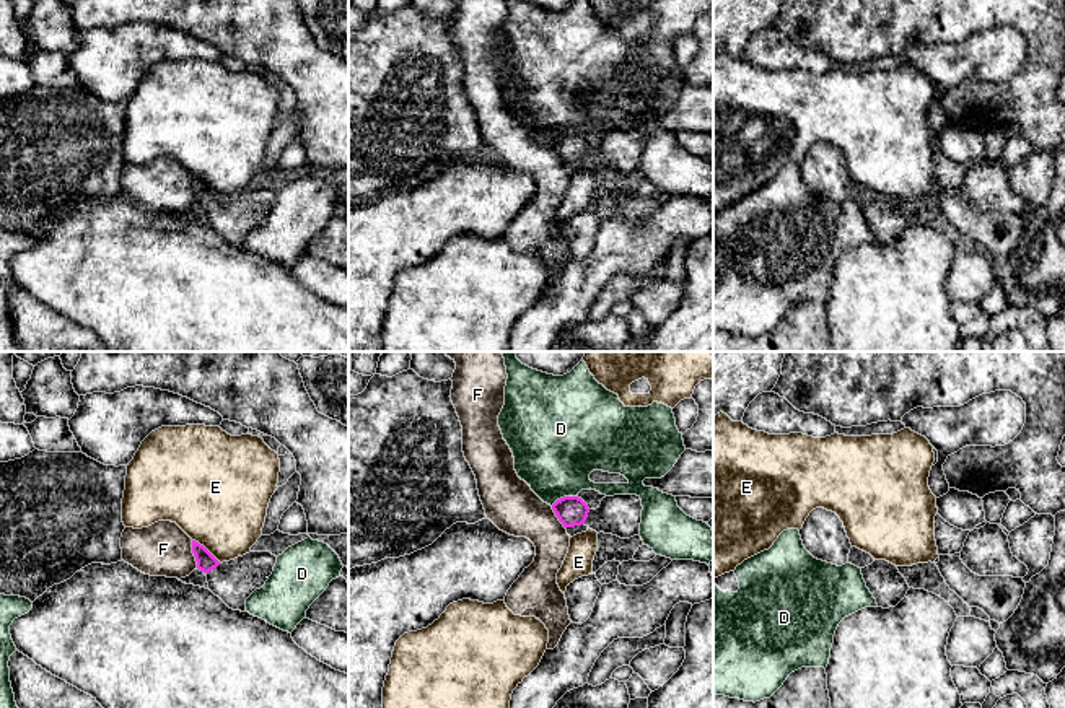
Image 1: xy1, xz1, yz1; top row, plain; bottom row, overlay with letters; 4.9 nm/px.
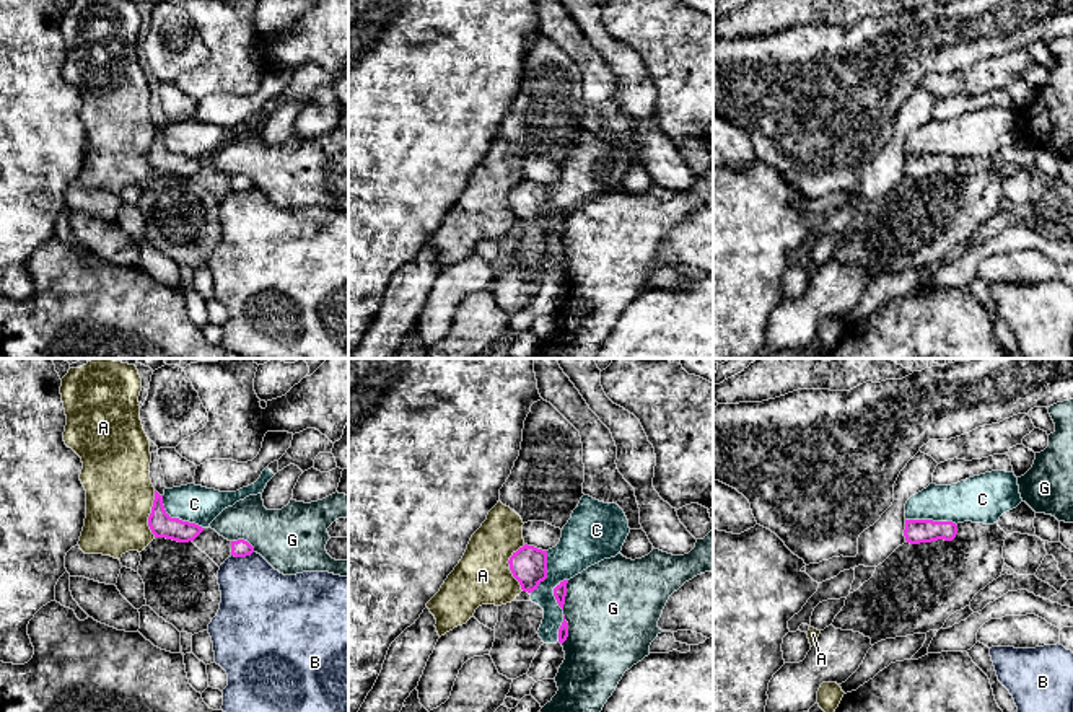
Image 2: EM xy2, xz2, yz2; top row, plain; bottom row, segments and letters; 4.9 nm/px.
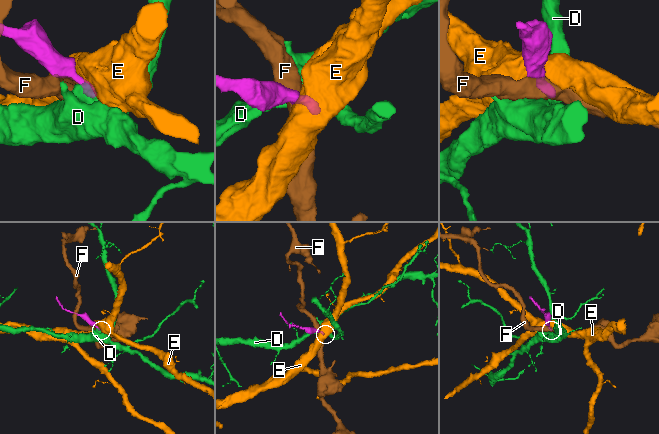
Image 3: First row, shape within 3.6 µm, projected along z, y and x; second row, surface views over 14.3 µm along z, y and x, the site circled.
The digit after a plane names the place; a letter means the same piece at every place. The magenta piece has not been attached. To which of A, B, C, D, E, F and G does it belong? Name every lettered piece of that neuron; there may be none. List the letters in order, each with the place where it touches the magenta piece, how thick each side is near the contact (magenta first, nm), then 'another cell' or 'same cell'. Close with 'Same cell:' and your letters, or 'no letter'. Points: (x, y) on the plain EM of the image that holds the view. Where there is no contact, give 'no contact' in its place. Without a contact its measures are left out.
A: xz2 (510, 202) | 180/280 nm | another cell
B: xy2 (241, 191) | 90/360 nm | another cell
C: xy2 (176, 153) | 120/190 nm | another cell
D: xz1 (562, 134) | 150/420 nm | another cell
E: xy1 (205, 184) | 100/460 nm | another cell
F: xy1 (194, 189) | 100/280 nm | another cell
G: xz2 (565, 230) | 60/460 nm | another cell
Same cell: no letter

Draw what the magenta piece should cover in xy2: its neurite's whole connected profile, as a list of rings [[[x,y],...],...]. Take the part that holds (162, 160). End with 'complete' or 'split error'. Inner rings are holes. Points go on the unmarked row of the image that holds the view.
[[[156,125],[151,148],[148,152],[148,161],[155,173],[166,173],[177,178],[194,176],[204,166],[204,163],[195,158],[171,153],[164,145],[163,130]]]; complete

